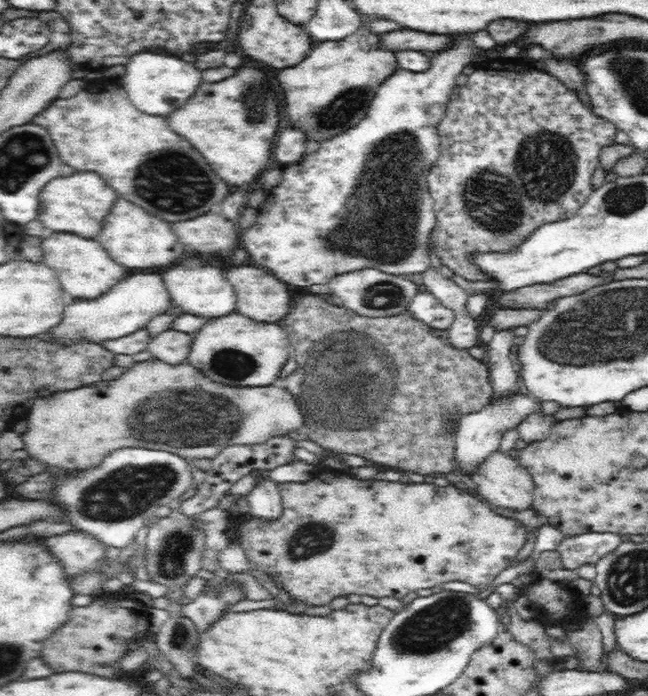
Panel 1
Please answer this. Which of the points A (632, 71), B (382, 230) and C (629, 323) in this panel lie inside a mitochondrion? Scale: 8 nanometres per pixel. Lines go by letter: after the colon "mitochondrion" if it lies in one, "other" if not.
A: mitochondrion
B: mitochondrion
C: mitochondrion

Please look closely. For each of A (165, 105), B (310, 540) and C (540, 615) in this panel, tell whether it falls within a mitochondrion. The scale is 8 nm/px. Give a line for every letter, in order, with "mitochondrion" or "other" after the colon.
A: other
B: mitochondrion
C: other

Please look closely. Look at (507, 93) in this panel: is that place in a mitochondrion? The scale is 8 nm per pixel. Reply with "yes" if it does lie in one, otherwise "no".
no

